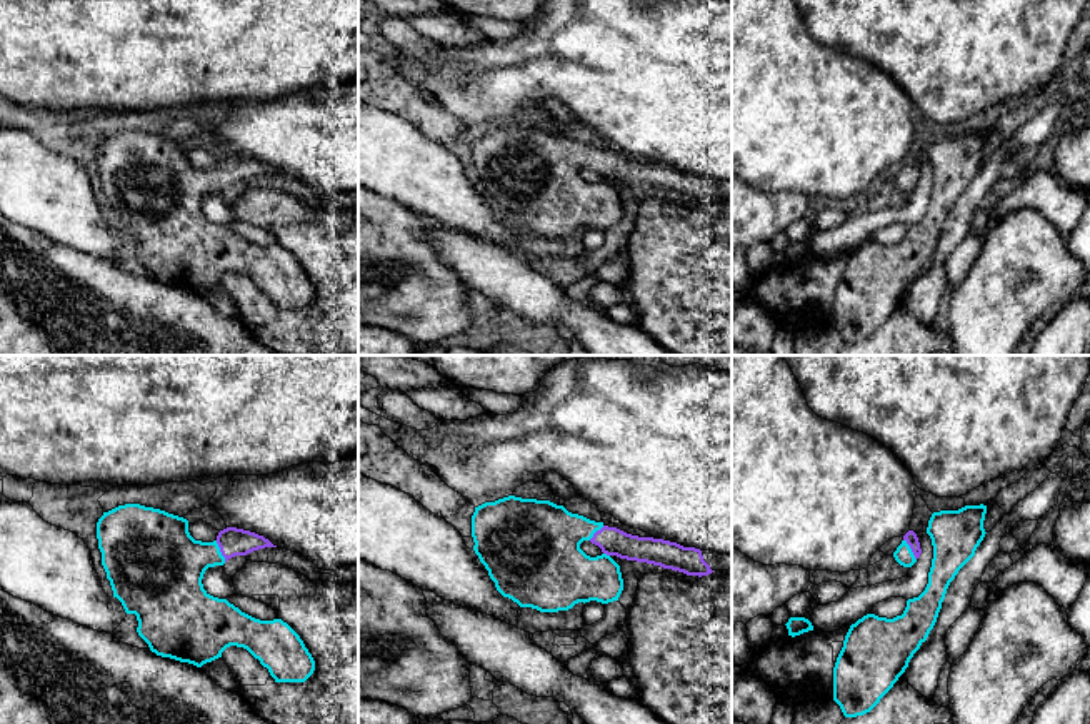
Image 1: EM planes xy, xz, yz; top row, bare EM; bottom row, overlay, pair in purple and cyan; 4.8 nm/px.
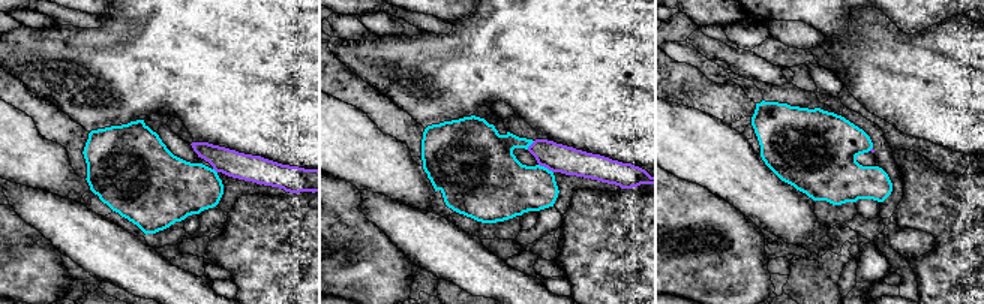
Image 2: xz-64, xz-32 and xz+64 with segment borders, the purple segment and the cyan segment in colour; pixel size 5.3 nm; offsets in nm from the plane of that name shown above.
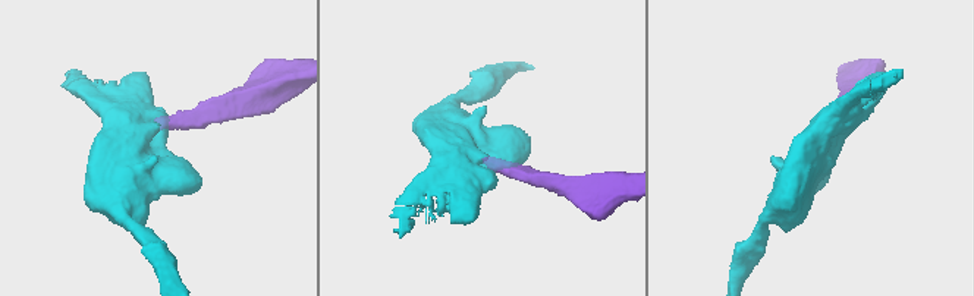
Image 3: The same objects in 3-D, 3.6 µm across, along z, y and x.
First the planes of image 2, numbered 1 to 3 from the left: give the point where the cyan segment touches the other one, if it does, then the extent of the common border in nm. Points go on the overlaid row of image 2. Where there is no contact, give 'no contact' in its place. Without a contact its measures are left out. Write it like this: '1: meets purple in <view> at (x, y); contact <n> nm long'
1: meets purple in xz-64 at (215, 169); contact 40 nm long
2: meets purple in xz-32 at (546, 166); contact 90 nm long
3: no contact

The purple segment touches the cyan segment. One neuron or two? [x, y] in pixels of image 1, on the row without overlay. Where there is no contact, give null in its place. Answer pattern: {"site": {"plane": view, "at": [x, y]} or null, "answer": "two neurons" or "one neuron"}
{"site": {"plane": "xy", "at": [220, 177]}, "answer": "one neuron"}

